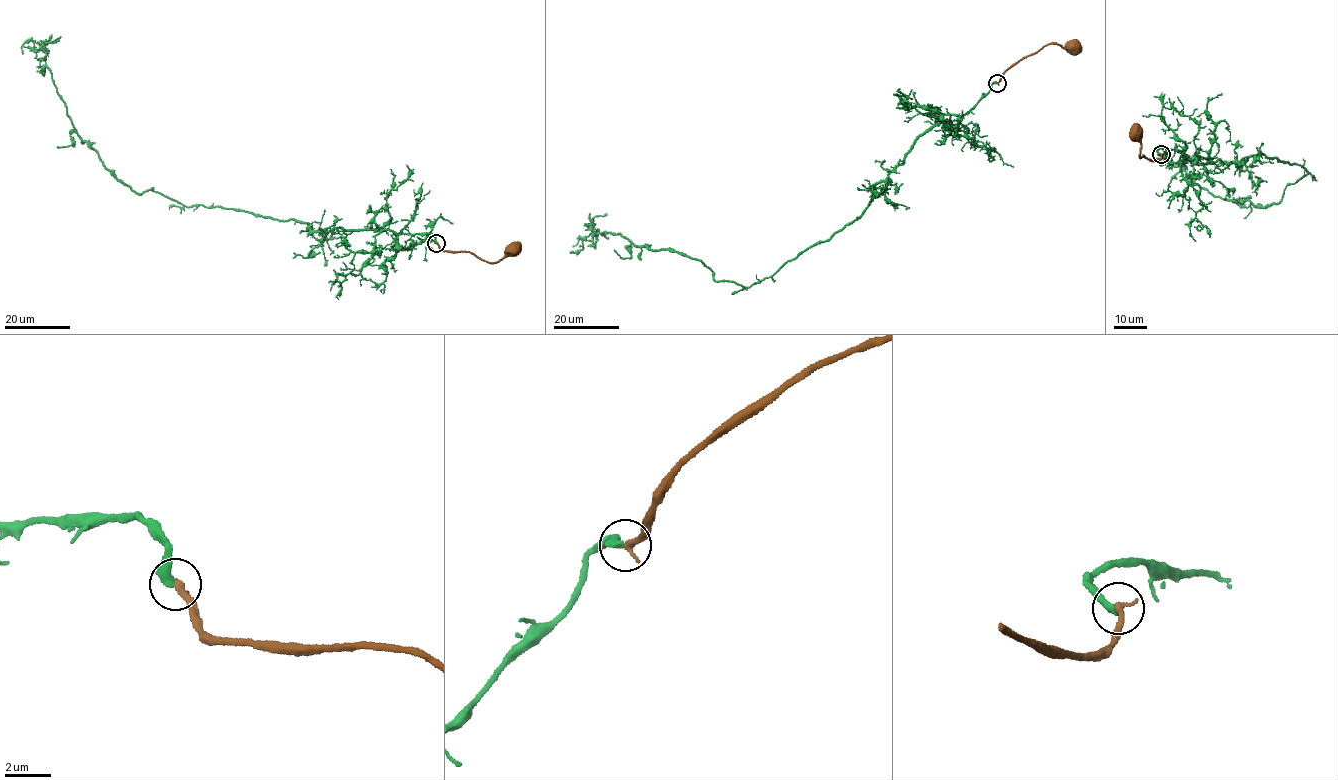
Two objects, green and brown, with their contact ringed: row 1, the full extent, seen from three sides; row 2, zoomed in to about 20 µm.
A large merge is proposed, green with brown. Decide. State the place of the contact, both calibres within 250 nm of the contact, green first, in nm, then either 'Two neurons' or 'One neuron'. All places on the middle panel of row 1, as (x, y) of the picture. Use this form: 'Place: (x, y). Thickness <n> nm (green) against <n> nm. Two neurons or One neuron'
Place: (997, 83). Thickness 380 nm (green) against 320 nm. One neuron

